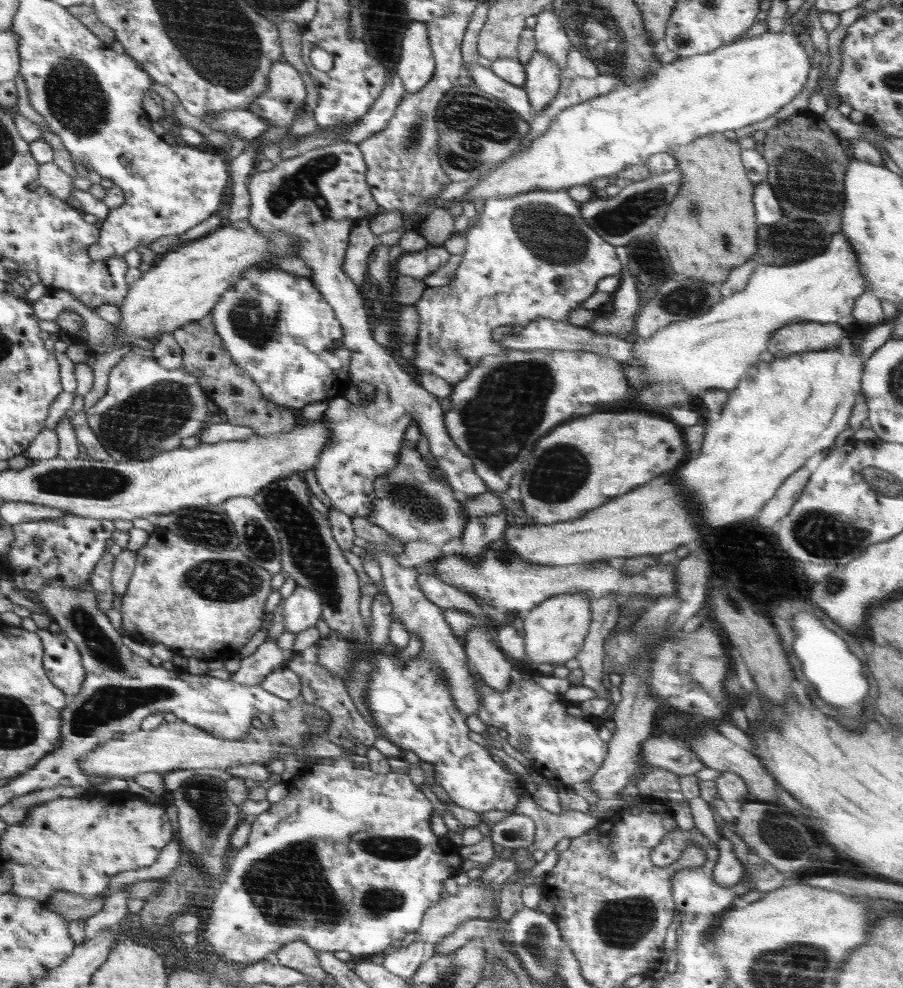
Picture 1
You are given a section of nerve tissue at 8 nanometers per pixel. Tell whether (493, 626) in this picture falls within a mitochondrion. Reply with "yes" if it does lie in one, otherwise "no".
no

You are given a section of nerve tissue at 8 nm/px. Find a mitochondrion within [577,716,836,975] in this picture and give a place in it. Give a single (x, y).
(623, 923)

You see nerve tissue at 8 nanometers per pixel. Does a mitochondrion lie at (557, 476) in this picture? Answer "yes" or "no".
yes

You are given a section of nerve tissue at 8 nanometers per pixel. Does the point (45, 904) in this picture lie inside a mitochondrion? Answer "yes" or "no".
no

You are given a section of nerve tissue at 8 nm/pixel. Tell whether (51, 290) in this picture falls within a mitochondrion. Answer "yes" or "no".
no

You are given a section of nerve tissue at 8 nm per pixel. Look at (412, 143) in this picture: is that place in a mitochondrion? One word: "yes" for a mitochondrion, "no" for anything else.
yes

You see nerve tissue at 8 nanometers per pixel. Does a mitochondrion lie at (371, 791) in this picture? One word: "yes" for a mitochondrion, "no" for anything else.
no

